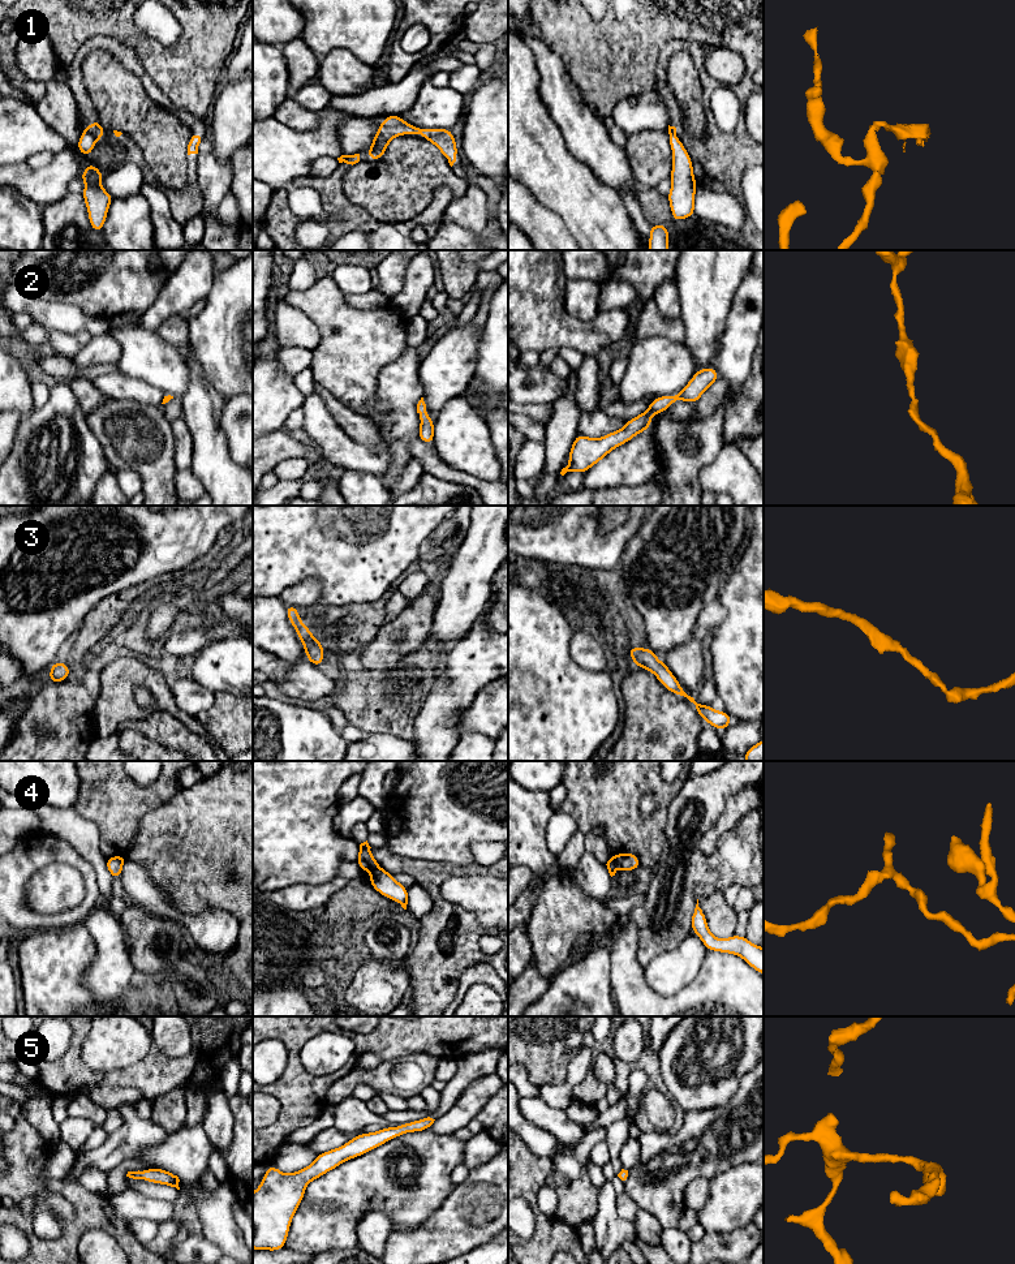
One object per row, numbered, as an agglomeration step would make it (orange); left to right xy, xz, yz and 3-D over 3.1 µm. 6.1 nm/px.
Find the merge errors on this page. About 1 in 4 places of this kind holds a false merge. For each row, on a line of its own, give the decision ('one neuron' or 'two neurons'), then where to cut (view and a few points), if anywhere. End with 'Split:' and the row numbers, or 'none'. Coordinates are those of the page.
1: two neurons; cut in xy along (84, 130), (95, 140)
2: one neuron; no cut
3: one neuron; no cut
4: two neurons; cut in yz along (614, 856), (618, 865)
5: one neuron; no cut
Split: 1, 4

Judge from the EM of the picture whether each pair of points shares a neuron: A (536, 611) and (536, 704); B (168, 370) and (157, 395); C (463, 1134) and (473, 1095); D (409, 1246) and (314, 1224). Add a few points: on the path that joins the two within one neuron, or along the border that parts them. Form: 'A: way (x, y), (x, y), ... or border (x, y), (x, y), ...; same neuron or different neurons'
A: way (536, 635), (536, 680); same neuron
B: border (130, 378), (145, 381), (158, 387), (166, 395); different neurons
C: border (465, 1125), (452, 1134); different neurons
D: border (422, 1221), (418, 1226), (409, 1230), (392, 1228); different neurons

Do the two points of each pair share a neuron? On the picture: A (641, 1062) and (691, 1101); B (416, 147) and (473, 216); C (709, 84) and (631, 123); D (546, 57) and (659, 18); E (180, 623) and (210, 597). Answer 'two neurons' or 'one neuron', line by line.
A: two neurons
B: two neurons
C: two neurons
D: two neurons
E: one neuron

